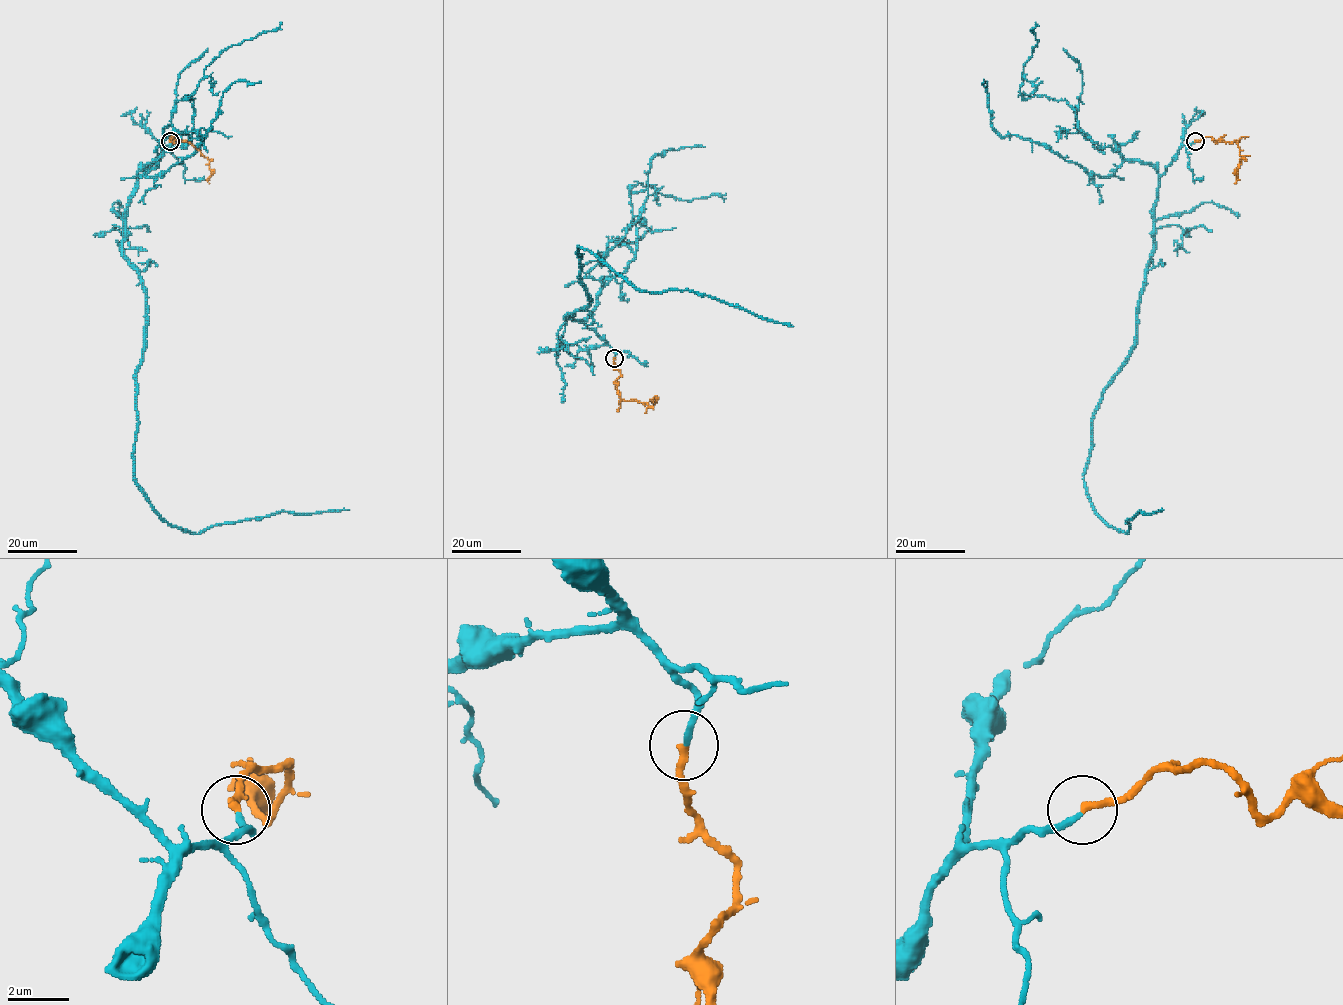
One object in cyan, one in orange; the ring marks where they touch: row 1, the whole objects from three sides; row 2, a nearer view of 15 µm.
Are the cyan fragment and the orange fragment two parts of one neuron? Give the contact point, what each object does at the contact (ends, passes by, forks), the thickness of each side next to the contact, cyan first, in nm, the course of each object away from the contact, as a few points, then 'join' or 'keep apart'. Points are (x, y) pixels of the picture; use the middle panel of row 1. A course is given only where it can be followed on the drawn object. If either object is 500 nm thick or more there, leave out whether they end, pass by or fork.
at (614, 358); cyan ends there; orange ends there; 190 nm thick on the cyan side, 240 nm on the other; cyan runs (614, 358), (594, 329), (566, 316), (589, 299), (579, 279), (578, 247), (638, 289), (691, 290), (793, 326); orange runs (614, 358), (620, 372), (616, 381), (619, 396), (624, 400), (653, 406), (653, 398); join

